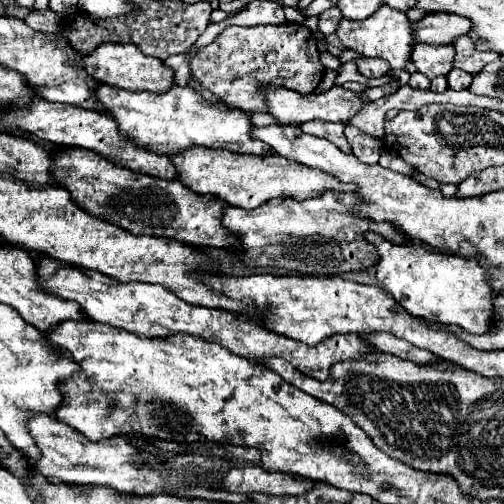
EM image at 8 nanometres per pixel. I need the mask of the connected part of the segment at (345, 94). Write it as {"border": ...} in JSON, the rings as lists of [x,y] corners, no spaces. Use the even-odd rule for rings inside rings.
{"border":[[[334,85],[330,91],[322,93],[322,95],[300,95],[296,91],[290,89],[276,89],[276,87],[268,87],[262,89],[266,93],[268,99],[268,113],[274,115],[276,119],[280,119],[282,123],[306,123],[312,119],[324,119],[324,121],[336,121],[336,123],[348,123],[348,119],[352,119],[352,115],[356,115],[356,111],[360,111],[360,107],[364,107],[364,103],[370,103],[368,99],[362,99],[360,93],[344,89]]]}

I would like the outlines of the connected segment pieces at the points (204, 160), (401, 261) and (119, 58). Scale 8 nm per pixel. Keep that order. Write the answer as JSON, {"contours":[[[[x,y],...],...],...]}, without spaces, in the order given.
{"contours":[[[[192,147],[184,153],[172,155],[172,163],[178,169],[178,179],[188,189],[200,195],[214,195],[228,205],[236,205],[242,209],[256,209],[262,203],[276,199],[276,197],[292,197],[296,201],[312,199],[322,195],[324,191],[350,191],[354,193],[356,187],[312,167],[304,167],[300,163],[292,163],[292,159],[284,159],[280,155],[240,155],[230,153],[224,149],[204,149]]],[[[366,233],[366,239],[372,245],[376,245],[378,255],[380,255],[380,261],[376,265],[378,269],[376,279],[394,295],[394,299],[410,315],[426,319],[430,323],[438,323],[438,325],[456,325],[474,335],[484,335],[492,329],[494,325],[494,303],[492,301],[496,297],[496,291],[492,291],[492,285],[488,283],[486,273],[476,259],[466,259],[466,257],[442,253],[442,251],[428,251],[416,245],[394,245],[378,233]]],[[[134,43],[100,45],[90,55],[82,55],[82,63],[84,69],[104,85],[112,85],[128,91],[168,91],[168,87],[174,87],[174,71],[156,57],[144,57]]]]}

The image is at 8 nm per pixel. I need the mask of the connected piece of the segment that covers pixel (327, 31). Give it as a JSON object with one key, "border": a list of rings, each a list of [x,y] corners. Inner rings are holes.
{"border":[[[330,7],[330,9],[326,9],[324,13],[320,13],[318,29],[320,29],[324,35],[332,35],[332,33],[336,33],[340,19],[342,19],[340,9],[338,9],[338,7]]]}

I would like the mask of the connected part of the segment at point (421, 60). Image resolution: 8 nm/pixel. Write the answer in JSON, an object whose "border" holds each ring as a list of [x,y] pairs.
{"border":[[[416,43],[412,51],[412,61],[420,73],[428,79],[438,75],[448,75],[452,71],[452,59],[456,51],[450,47],[428,47],[428,43]]]}

